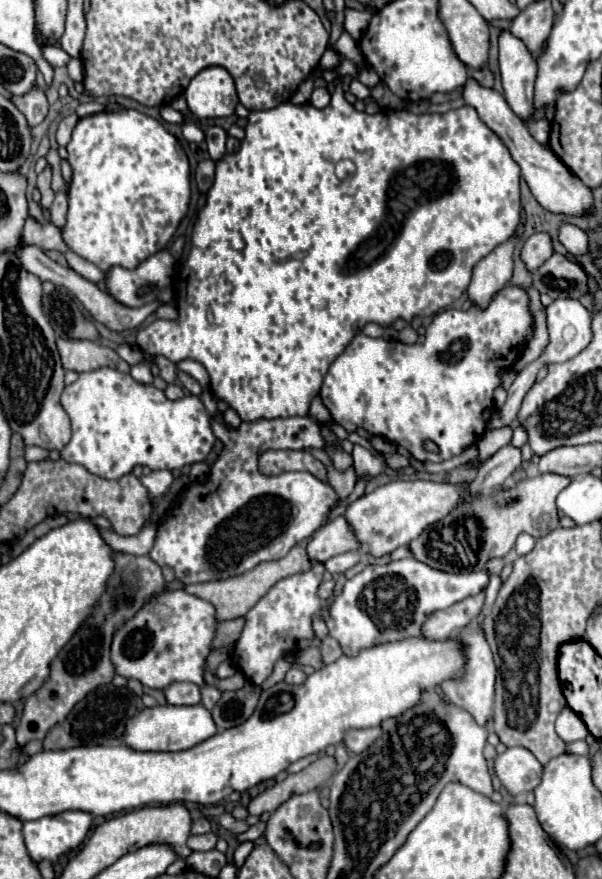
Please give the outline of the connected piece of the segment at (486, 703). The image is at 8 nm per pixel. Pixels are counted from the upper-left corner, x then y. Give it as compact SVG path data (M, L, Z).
M472 626L460 630L458 636L464 640L464 644L468 648L466 650L466 654L468 654L466 674L460 680L444 682L440 688L444 690L446 698L454 706L464 708L466 712L470 712L480 726L488 726L492 722L492 696L494 696L494 680L496 680L496 666L494 666L494 660L492 660L492 652L488 648L488 642L486 642L484 634L480 630L474 630Z

